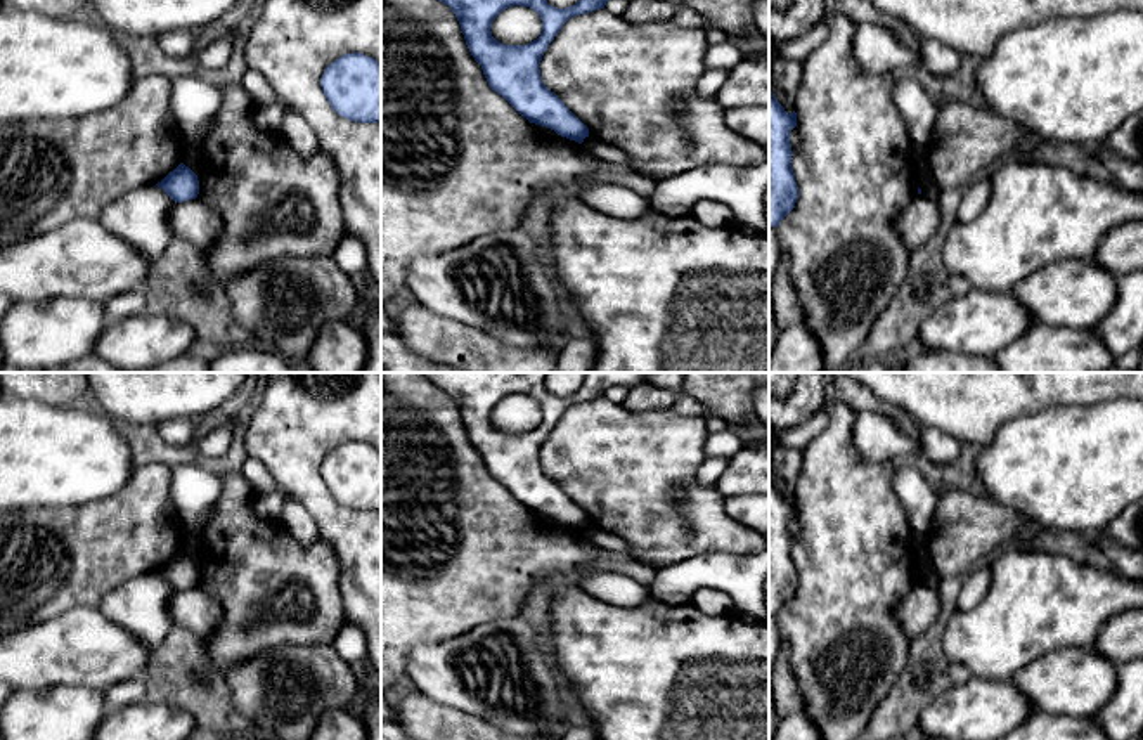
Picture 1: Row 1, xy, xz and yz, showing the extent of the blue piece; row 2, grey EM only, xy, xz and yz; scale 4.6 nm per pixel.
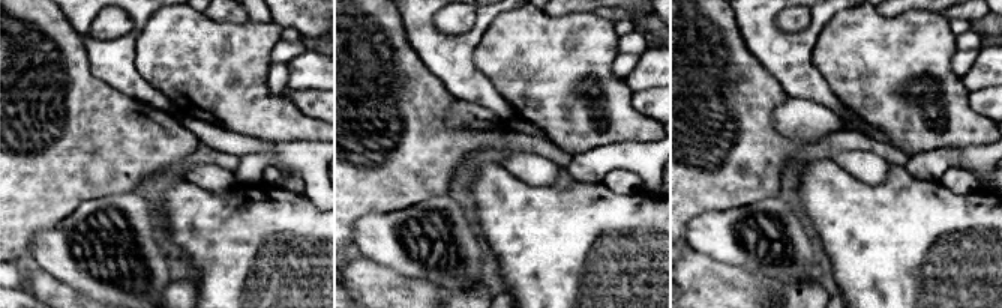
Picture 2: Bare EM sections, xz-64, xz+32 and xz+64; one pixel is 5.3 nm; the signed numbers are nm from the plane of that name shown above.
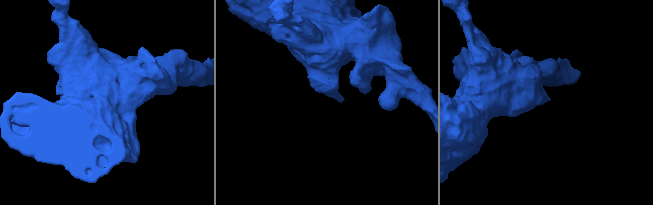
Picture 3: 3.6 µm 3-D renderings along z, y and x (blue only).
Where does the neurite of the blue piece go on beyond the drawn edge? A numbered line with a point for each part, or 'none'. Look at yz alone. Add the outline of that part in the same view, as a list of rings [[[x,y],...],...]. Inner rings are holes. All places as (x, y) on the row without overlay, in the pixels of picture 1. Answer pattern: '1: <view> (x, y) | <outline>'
none

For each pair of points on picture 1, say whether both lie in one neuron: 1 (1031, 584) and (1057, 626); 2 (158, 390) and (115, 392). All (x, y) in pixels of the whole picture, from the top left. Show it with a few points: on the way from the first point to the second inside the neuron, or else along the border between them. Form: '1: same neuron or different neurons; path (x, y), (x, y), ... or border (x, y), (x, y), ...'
1: same neuron; path (1034, 595), (1053, 616)
2: same neuron; path (148, 390), (125, 390)

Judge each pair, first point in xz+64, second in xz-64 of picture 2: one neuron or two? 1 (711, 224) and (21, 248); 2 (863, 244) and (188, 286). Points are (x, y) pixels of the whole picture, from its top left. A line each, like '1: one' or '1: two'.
1: two
2: two

